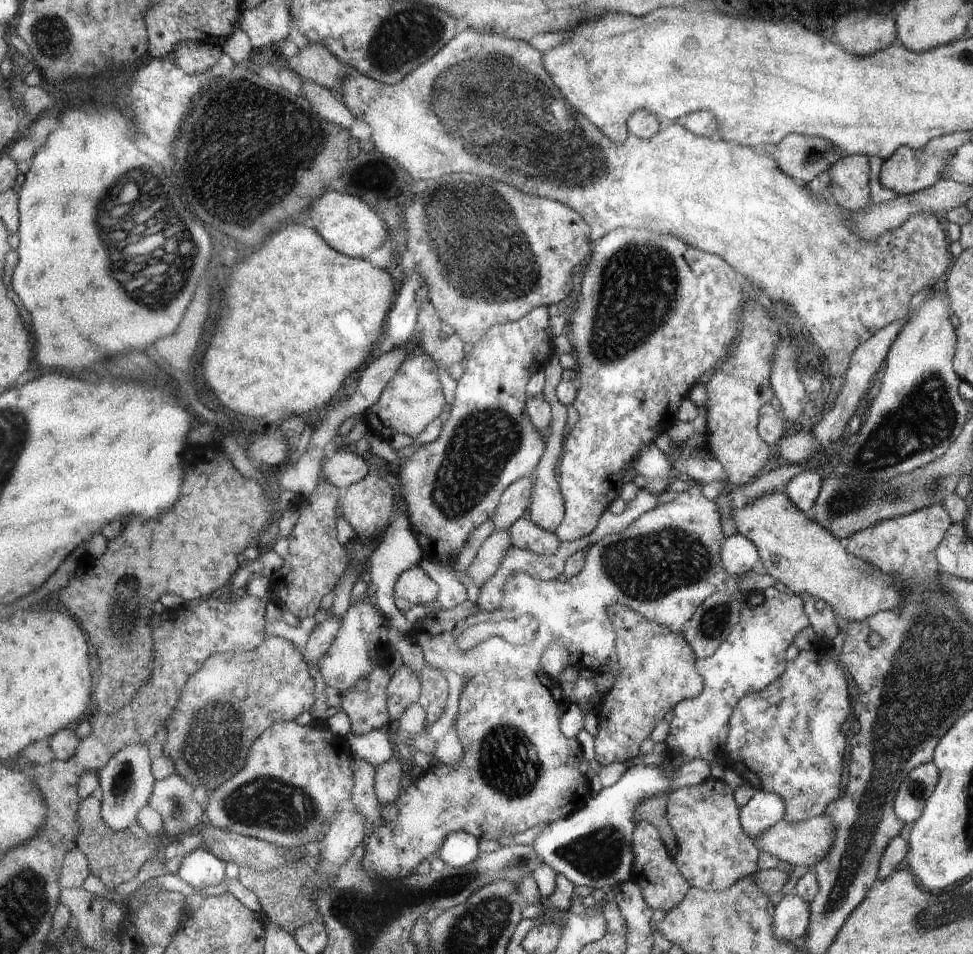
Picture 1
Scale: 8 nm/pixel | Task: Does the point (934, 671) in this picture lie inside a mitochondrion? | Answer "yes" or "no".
yes

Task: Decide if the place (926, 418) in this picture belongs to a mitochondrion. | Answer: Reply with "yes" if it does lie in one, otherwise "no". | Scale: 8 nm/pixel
yes

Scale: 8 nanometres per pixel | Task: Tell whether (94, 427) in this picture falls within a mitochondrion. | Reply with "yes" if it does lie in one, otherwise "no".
no

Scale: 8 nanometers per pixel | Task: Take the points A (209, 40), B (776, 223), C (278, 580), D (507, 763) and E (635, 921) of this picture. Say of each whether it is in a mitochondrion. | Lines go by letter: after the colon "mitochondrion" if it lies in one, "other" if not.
A: other
B: other
C: other
D: mitochondrion
E: other

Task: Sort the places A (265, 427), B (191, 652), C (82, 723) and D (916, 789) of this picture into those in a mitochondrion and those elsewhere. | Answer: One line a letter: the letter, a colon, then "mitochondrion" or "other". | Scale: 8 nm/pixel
A: other
B: other
C: other
D: mitochondrion

